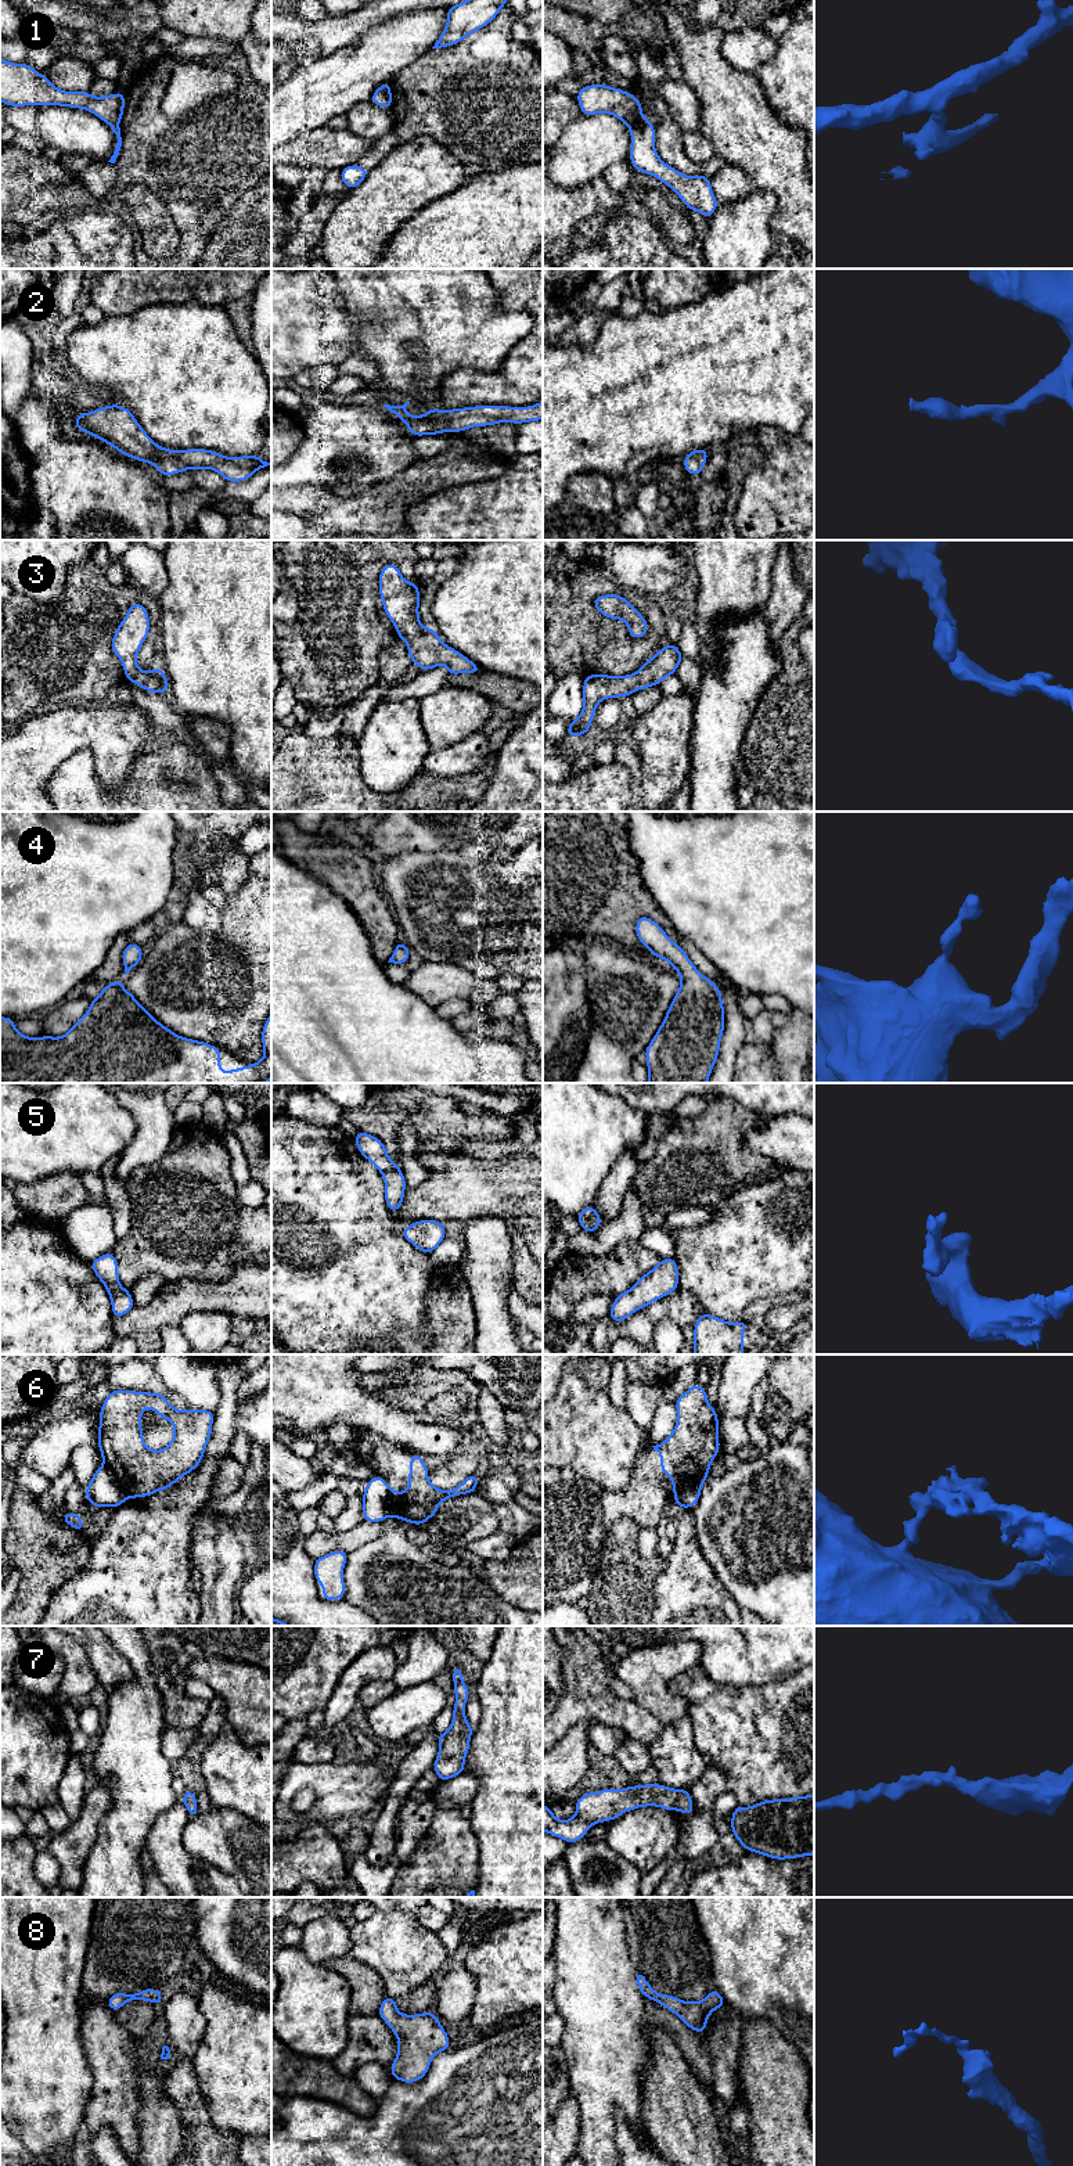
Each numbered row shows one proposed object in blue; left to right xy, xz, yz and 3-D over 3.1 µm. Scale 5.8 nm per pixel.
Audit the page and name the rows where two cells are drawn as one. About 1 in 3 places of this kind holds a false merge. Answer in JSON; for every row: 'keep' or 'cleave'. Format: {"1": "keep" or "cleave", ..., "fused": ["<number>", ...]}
{"1": "cleave", "2": "keep", "3": "keep", "4": "keep", "5": "keep", "6": "cleave", "7": "keep", "8": "keep", "fused": ["1", "6"]}

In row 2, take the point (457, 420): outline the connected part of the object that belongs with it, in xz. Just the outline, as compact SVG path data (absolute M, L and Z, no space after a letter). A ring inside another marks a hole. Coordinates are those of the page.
M543 400L529 407L510 407L510 406L474 406L453 410L429 409L425 415L411 415L406 413L406 407L410 402L403 406L384 404L390 413L396 414L407 427L413 436L438 435L442 432L462 432L474 427L496 425L504 421L511 424L523 424L543 420Z

